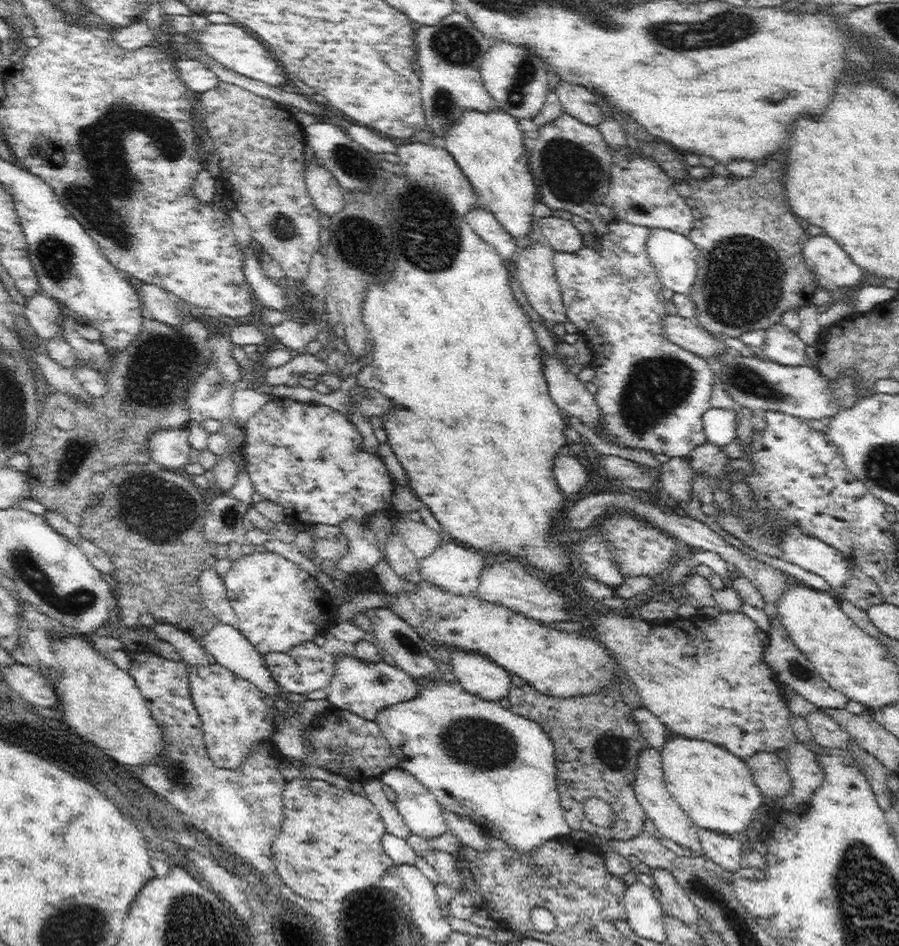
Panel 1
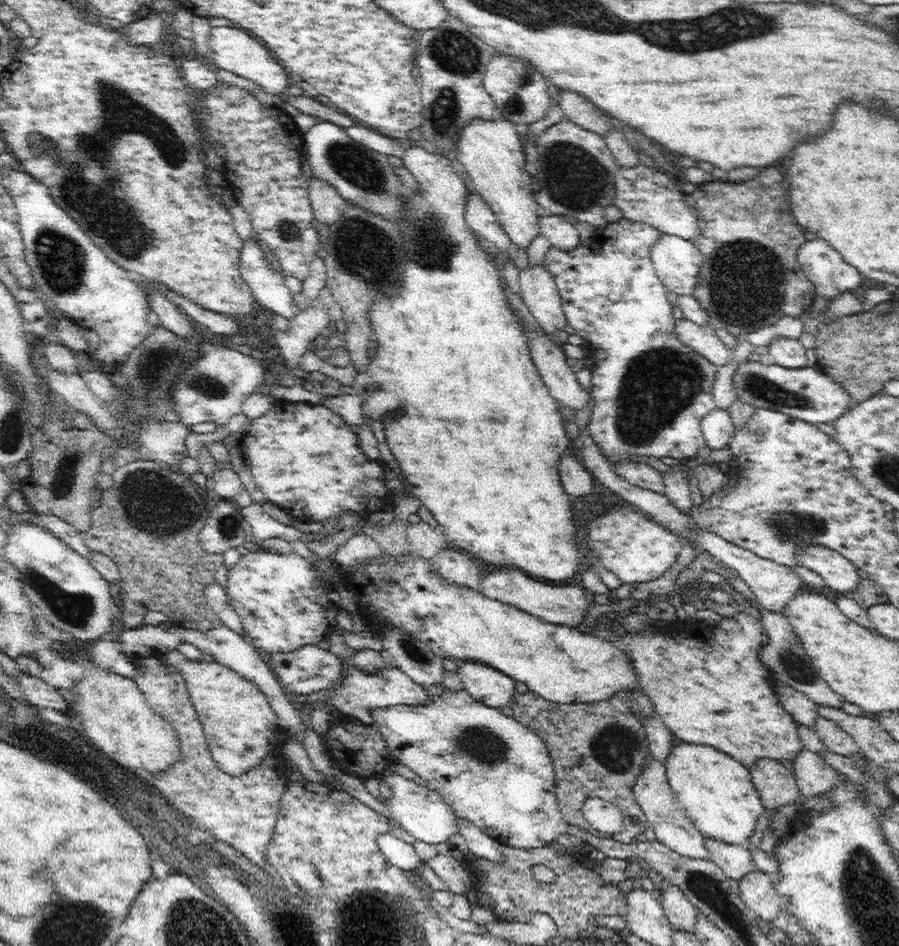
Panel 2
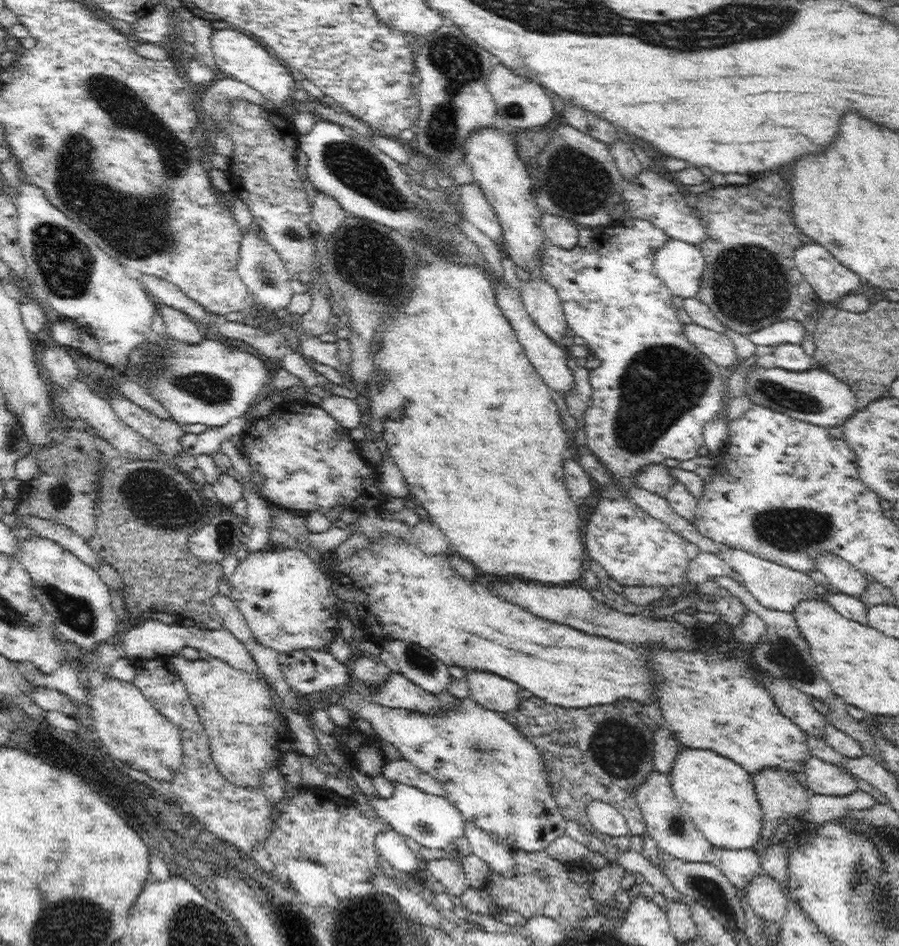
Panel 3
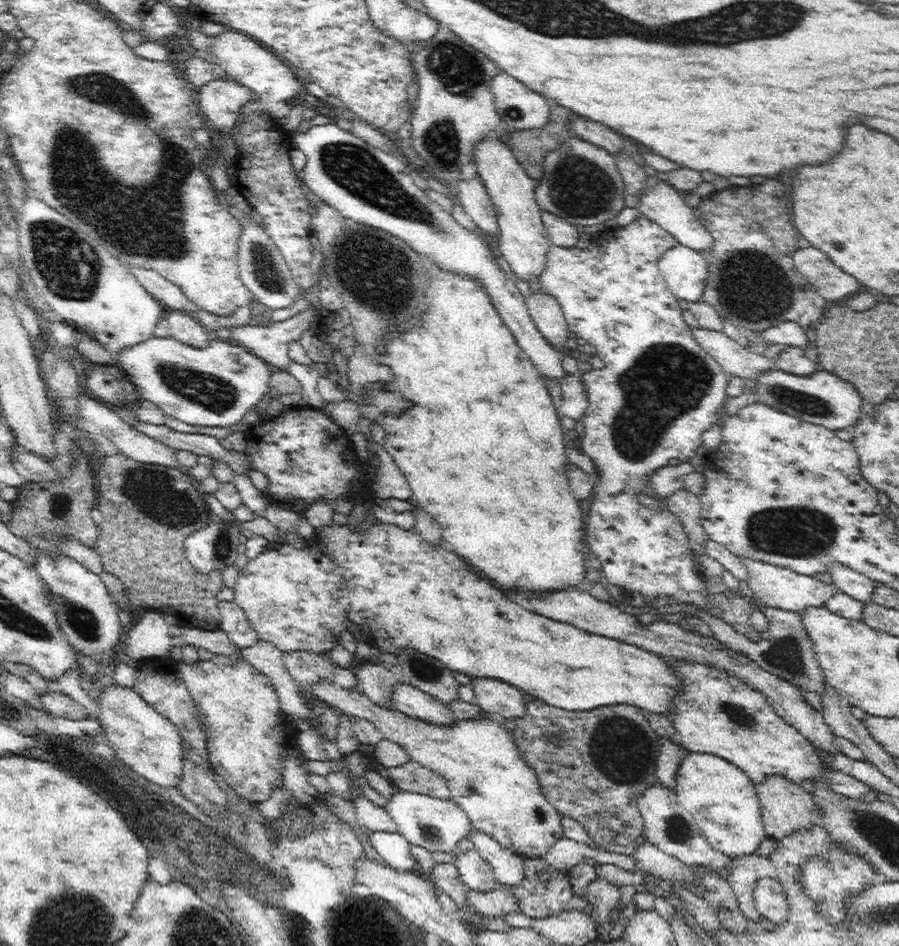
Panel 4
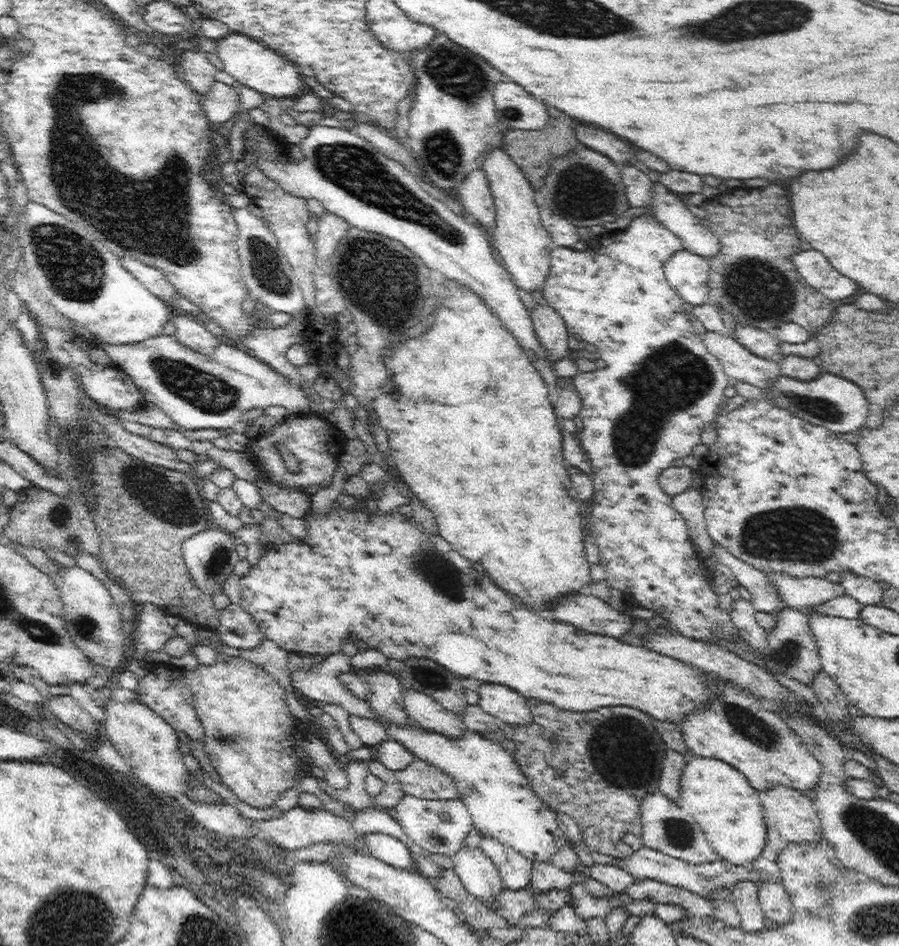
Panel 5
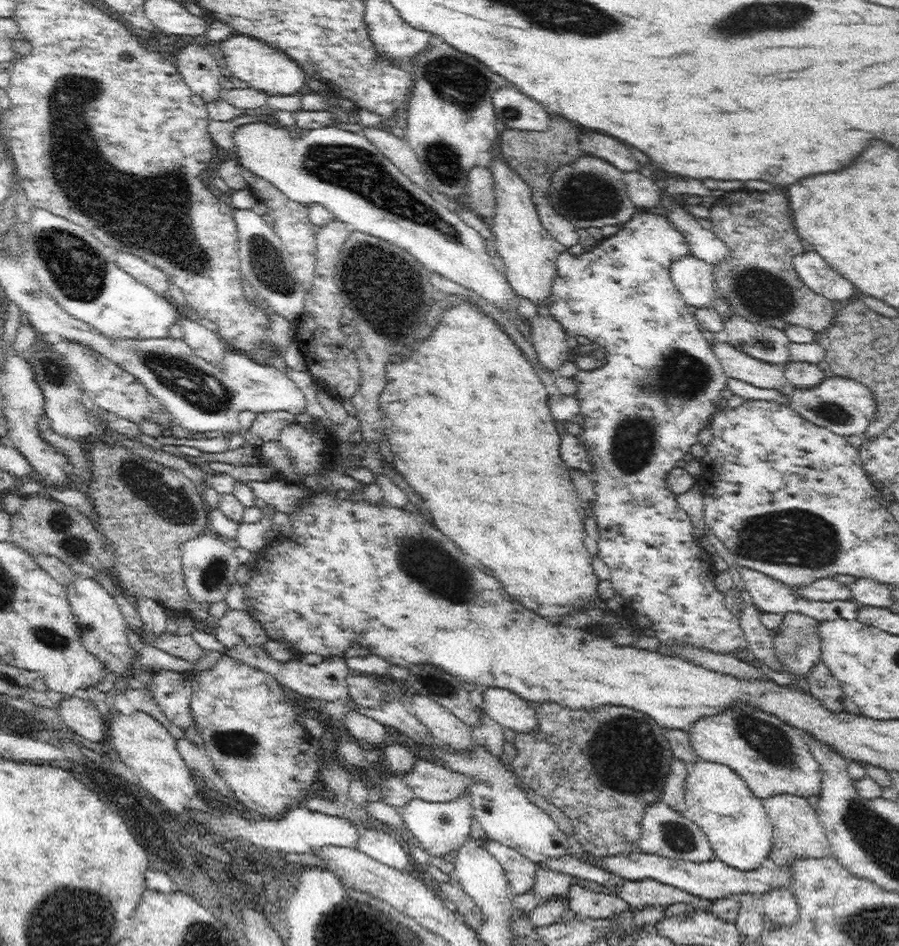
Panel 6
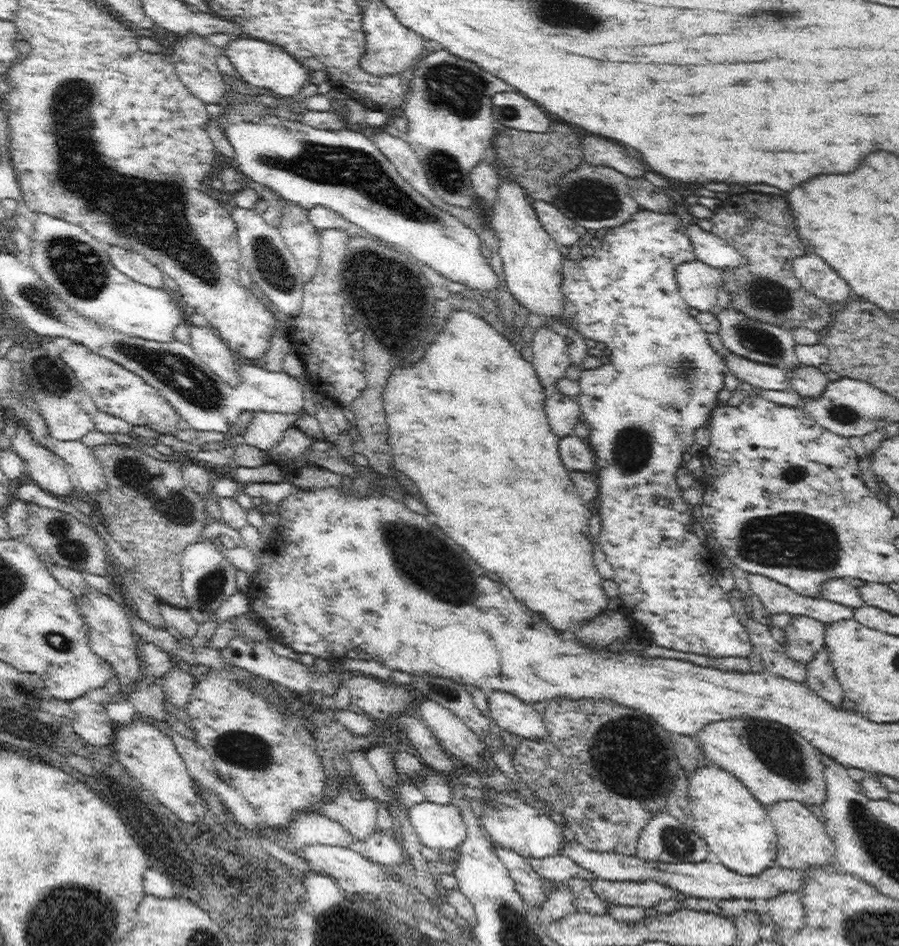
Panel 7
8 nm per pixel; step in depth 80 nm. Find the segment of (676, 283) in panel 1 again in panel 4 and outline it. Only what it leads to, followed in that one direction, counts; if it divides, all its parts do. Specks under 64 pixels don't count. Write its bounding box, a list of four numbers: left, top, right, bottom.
[659,245,709,304]

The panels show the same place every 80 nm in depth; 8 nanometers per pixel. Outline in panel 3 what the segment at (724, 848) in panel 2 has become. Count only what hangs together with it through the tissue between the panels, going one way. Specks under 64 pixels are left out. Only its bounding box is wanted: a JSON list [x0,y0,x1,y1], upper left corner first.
[718,849,762,900]

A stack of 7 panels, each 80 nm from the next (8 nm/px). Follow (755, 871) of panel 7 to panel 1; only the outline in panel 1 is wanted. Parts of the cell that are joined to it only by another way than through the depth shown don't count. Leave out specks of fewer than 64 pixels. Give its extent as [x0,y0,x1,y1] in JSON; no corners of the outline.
[661,736,763,839]

